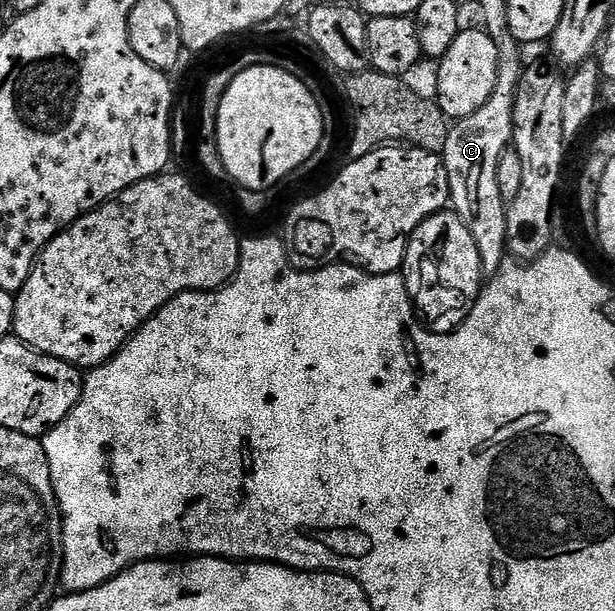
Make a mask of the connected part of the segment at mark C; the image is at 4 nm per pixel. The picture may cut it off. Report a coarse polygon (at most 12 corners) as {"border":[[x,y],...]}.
{"border":[[497,67],[491,97],[443,150],[452,210],[484,274],[507,259],[501,161],[523,71]]}

